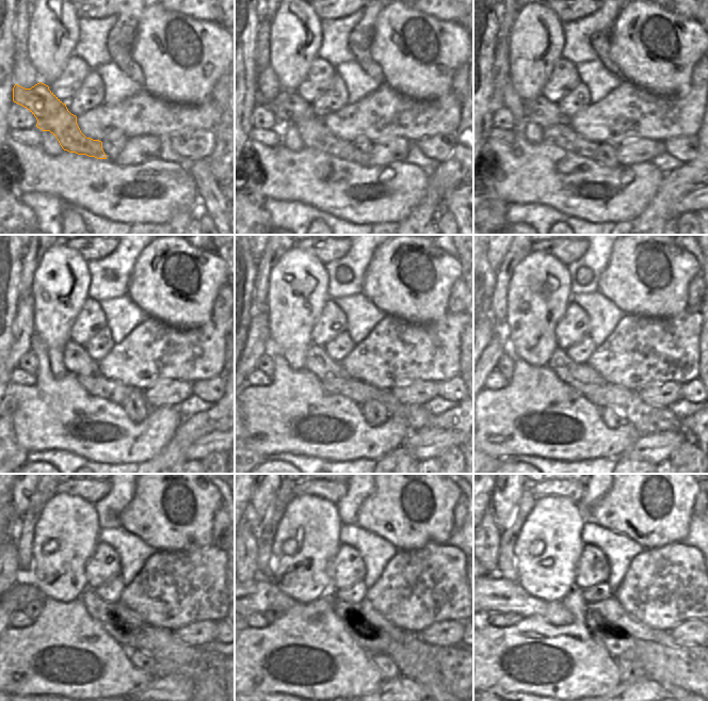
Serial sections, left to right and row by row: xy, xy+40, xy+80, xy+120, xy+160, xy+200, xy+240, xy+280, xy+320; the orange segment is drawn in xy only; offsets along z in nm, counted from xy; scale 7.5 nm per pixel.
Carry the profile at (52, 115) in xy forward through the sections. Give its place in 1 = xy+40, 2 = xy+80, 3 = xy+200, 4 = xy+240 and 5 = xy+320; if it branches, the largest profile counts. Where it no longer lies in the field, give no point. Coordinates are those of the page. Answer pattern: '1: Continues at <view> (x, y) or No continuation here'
1: Continues at xy+40 (288, 107)
2: Continues at xy+80 (556, 130)
3: Continues at xy+200 (647, 419)
4: Continues at xy+240 (173, 656)
5: Continues at xy+320 (673, 665)

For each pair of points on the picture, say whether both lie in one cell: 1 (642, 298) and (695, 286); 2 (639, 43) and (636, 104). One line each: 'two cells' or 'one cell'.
1: two cells
2: two cells

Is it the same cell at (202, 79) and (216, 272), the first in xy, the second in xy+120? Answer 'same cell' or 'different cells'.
same cell

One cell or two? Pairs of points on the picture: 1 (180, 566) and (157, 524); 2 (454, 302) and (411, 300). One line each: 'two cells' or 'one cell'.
1: two cells
2: two cells

